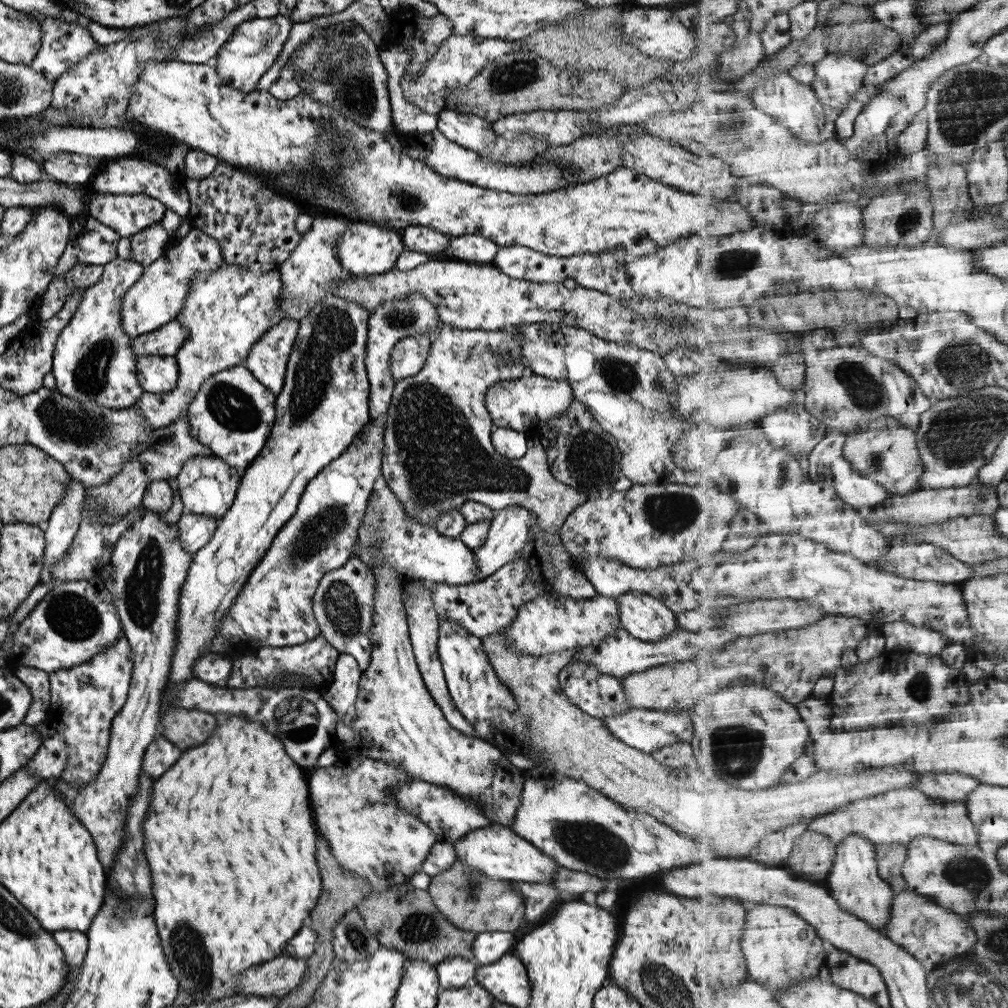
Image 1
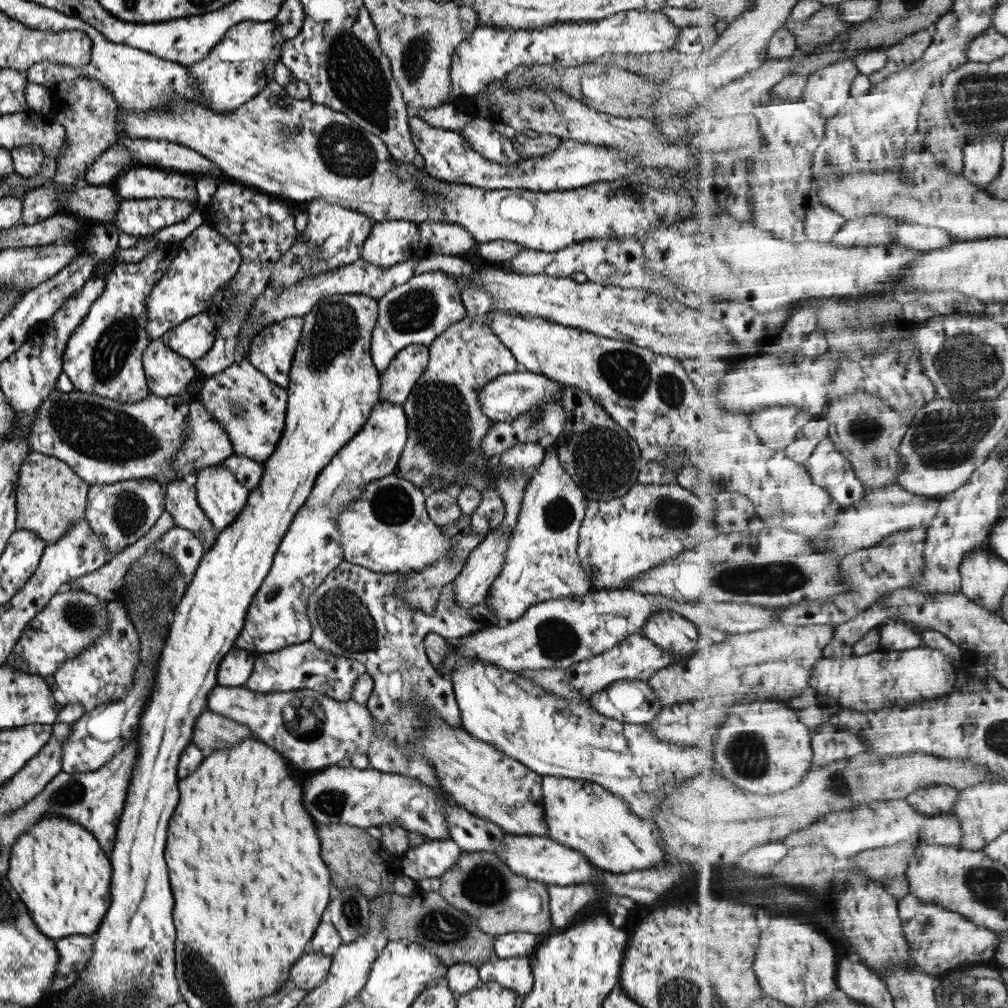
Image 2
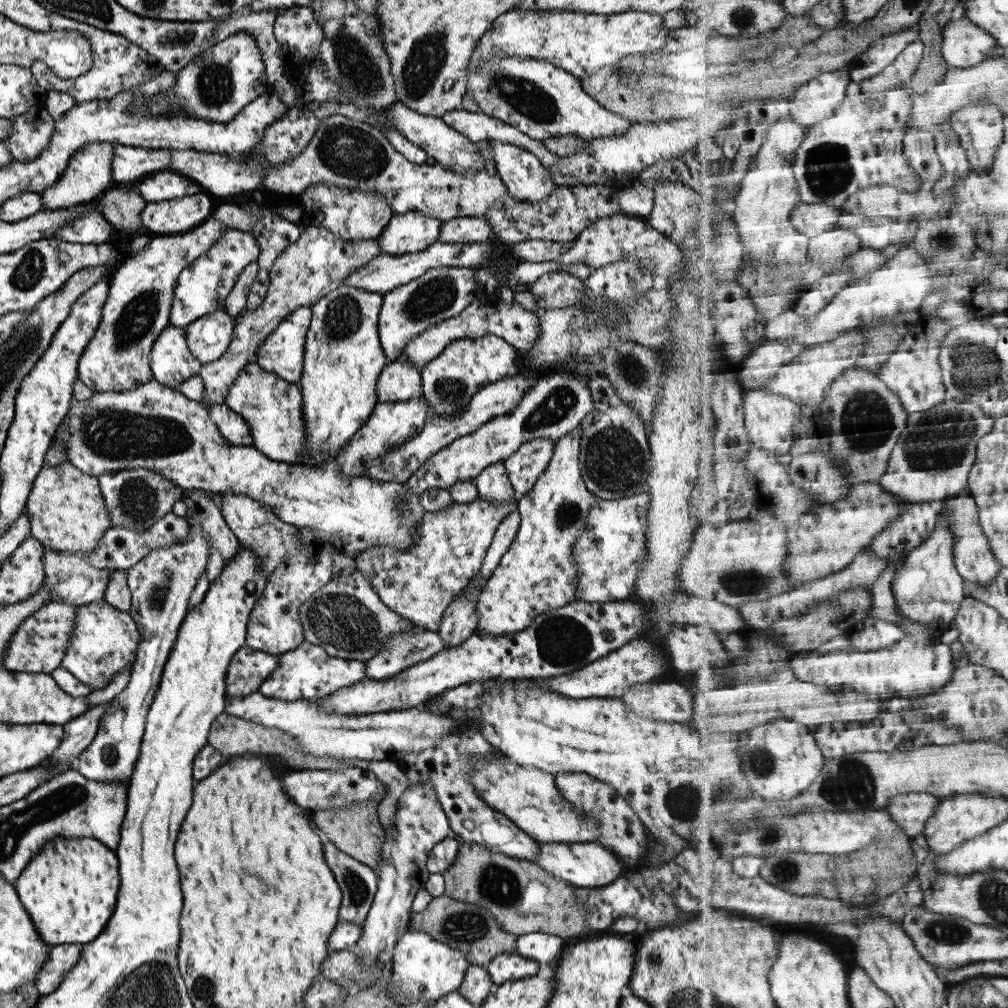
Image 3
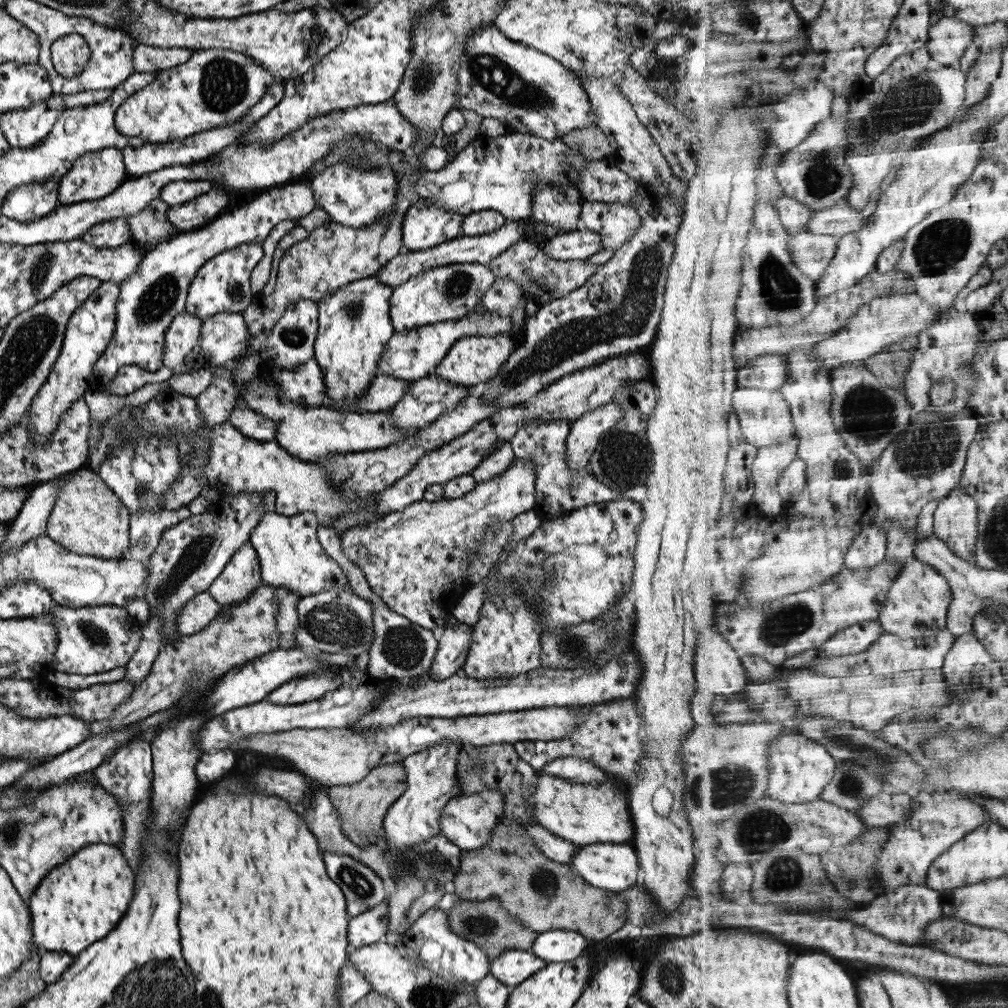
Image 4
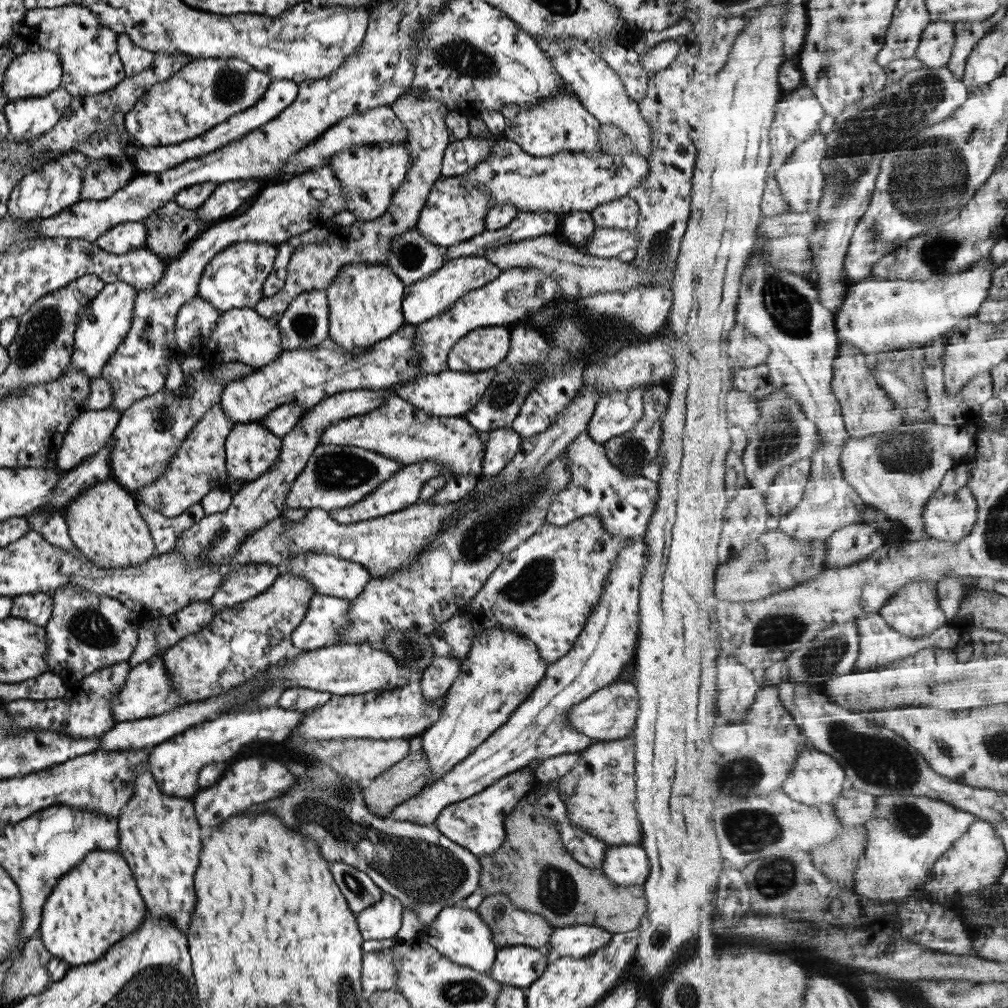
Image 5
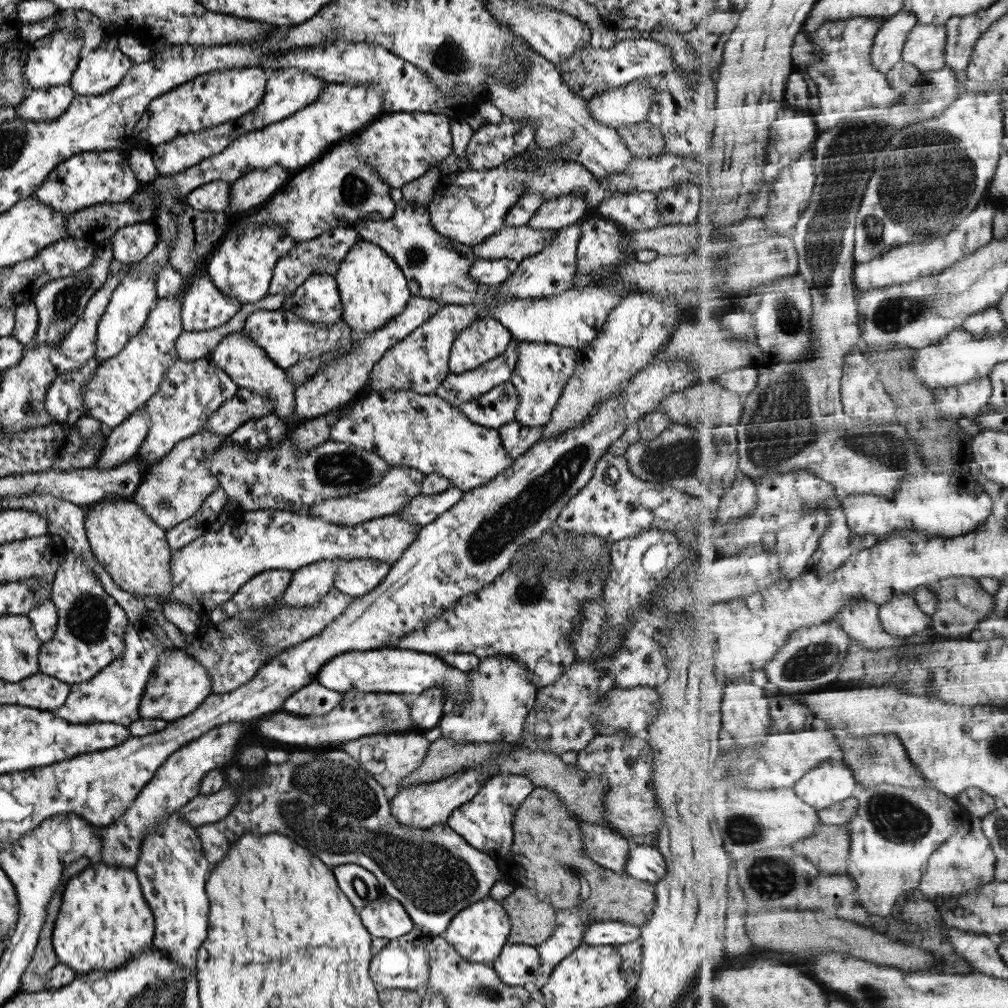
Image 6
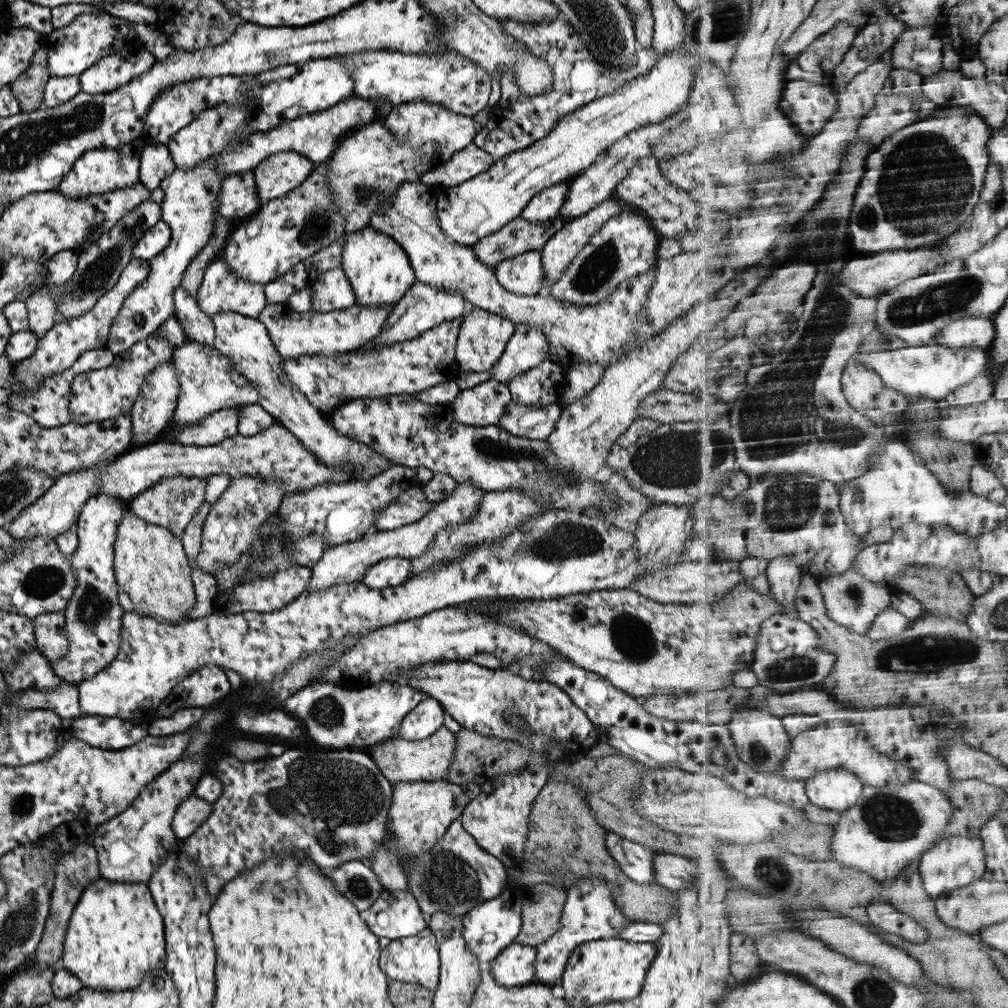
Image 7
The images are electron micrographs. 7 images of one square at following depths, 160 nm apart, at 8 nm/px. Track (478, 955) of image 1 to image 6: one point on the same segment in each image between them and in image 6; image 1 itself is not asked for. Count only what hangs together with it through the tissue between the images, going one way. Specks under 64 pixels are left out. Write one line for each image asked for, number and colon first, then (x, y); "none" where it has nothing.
2: (514, 944)
3: (542, 948)
4: (552, 946)
5: (579, 940)
6: (608, 933)

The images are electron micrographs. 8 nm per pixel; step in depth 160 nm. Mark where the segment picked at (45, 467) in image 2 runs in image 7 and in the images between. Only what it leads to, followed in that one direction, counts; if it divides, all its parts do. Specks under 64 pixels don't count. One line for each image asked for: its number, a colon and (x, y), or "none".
3: (65, 510)
4: (86, 518)
5: (103, 523)
6: (132, 549)
7: (149, 565)

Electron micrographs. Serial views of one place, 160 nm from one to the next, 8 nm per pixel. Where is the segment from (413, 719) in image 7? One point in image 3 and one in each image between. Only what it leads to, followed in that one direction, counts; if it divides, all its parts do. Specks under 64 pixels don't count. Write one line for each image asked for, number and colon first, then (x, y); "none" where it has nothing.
3: (459, 618)
4: (451, 648)
5: (434, 680)
6: (425, 711)

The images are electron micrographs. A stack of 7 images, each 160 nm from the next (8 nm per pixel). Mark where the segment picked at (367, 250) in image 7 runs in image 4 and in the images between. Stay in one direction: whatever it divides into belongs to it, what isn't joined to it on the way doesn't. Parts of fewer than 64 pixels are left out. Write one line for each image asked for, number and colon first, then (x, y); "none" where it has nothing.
4: (353, 326)
5: (363, 303)
6: (372, 290)

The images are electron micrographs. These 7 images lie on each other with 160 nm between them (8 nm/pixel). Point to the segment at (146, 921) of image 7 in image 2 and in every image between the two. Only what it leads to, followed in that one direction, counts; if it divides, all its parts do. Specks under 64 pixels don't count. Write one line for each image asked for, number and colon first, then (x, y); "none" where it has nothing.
2: (58, 871)
3: (69, 889)
4: (78, 902)
5: (93, 905)
6: (103, 921)

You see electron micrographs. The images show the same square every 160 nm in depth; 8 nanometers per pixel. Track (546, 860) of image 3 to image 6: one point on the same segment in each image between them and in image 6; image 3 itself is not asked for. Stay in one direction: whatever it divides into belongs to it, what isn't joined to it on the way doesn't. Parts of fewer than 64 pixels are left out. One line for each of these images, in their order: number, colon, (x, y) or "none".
4: (611, 867)
5: (625, 865)
6: (644, 863)

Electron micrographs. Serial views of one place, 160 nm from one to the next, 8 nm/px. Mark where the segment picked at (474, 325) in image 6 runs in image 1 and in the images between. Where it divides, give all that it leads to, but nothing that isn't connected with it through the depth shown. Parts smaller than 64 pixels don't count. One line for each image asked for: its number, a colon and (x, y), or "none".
1: (437, 455)
2: (446, 426)
3: (466, 365)
4: (471, 359)
5: (483, 348)

